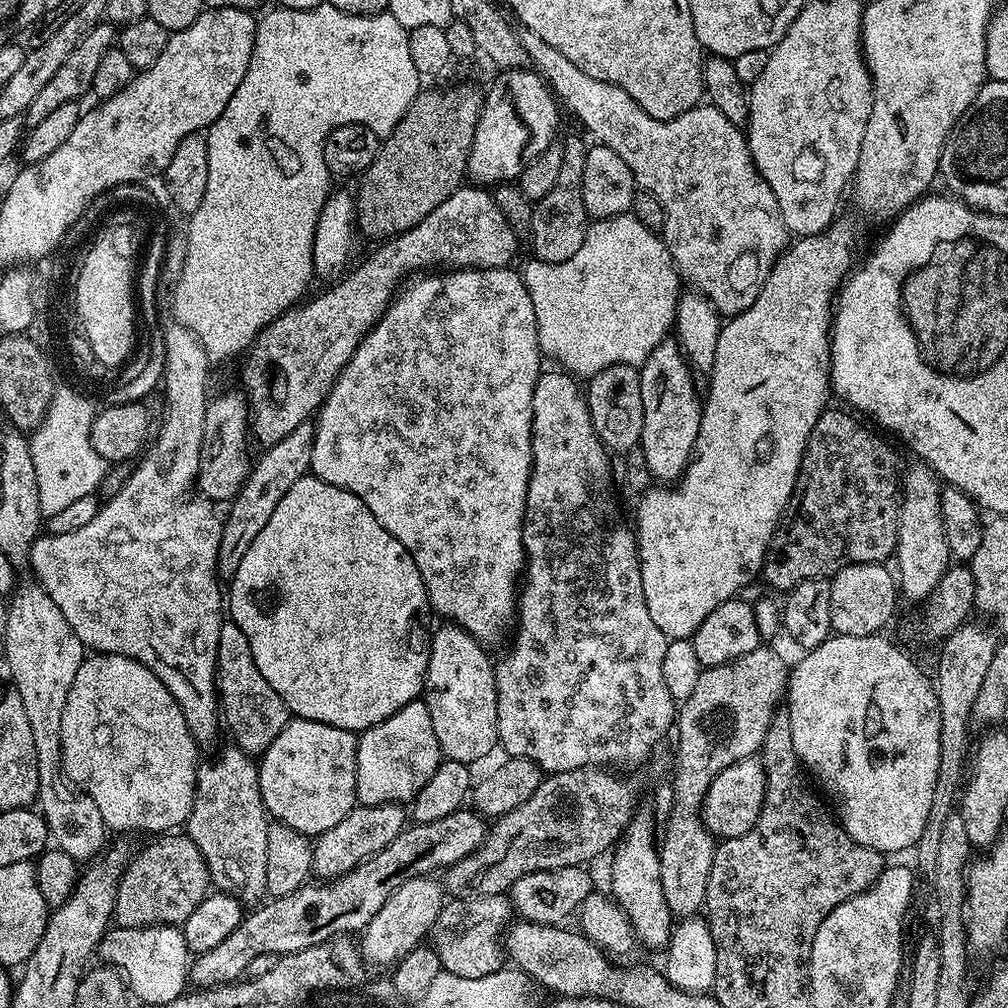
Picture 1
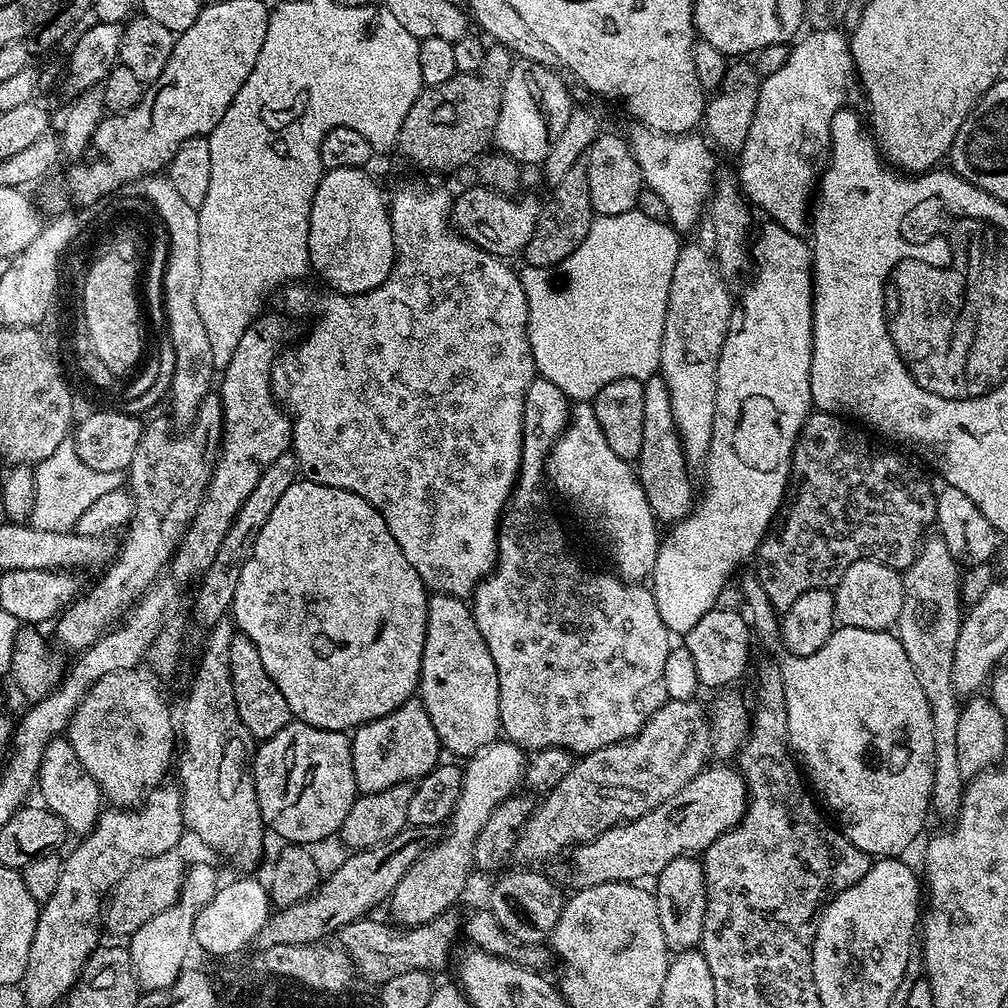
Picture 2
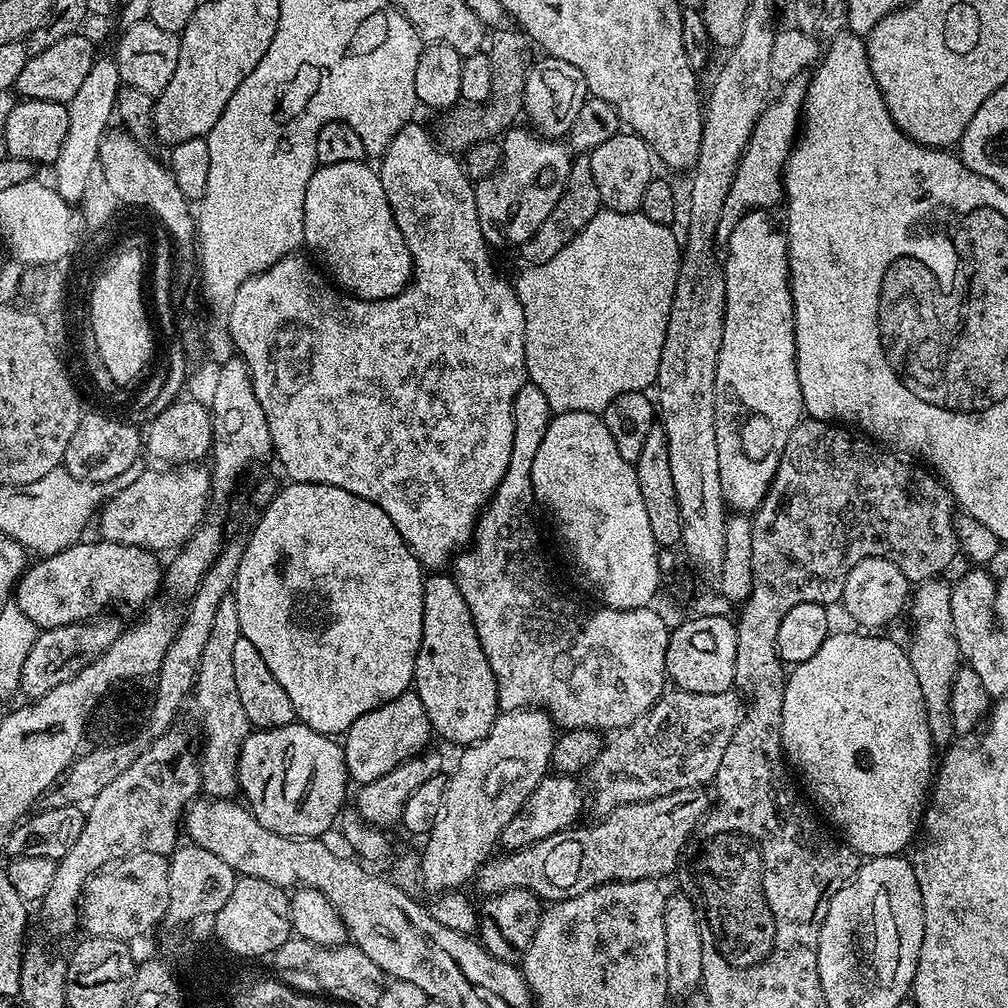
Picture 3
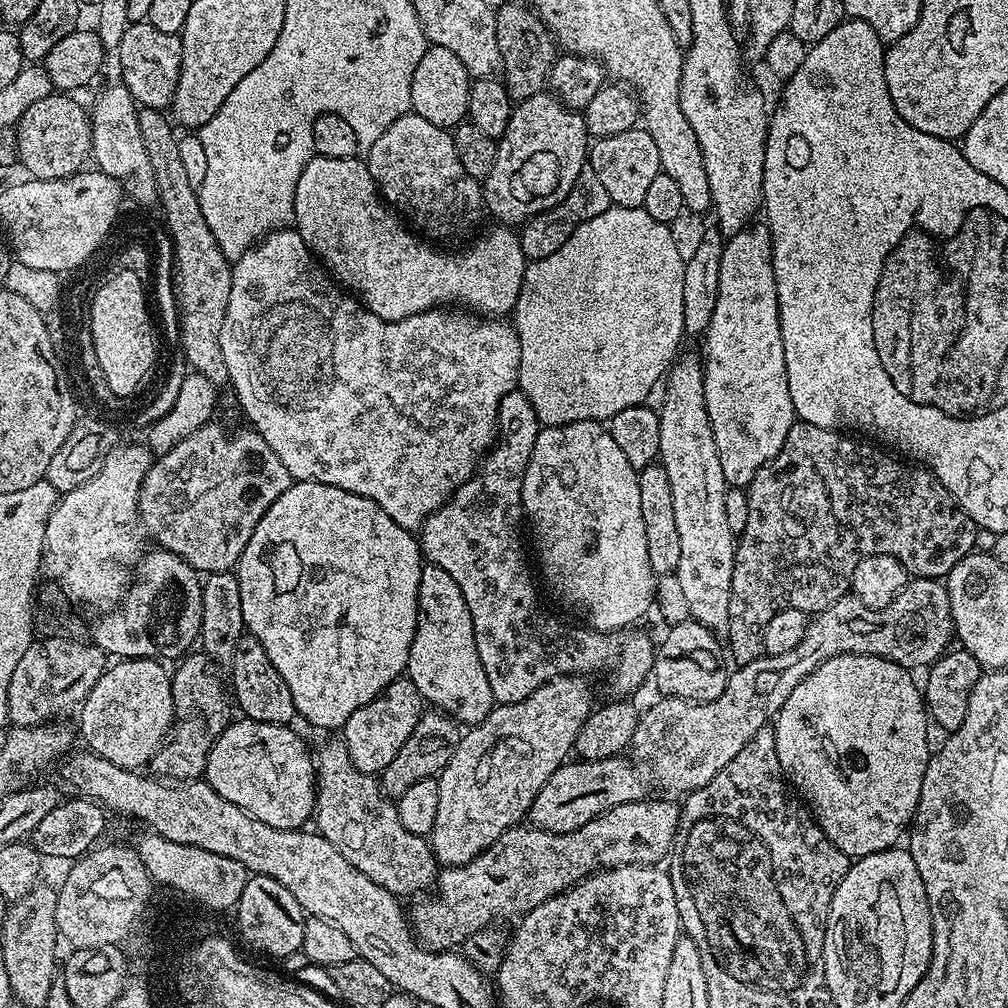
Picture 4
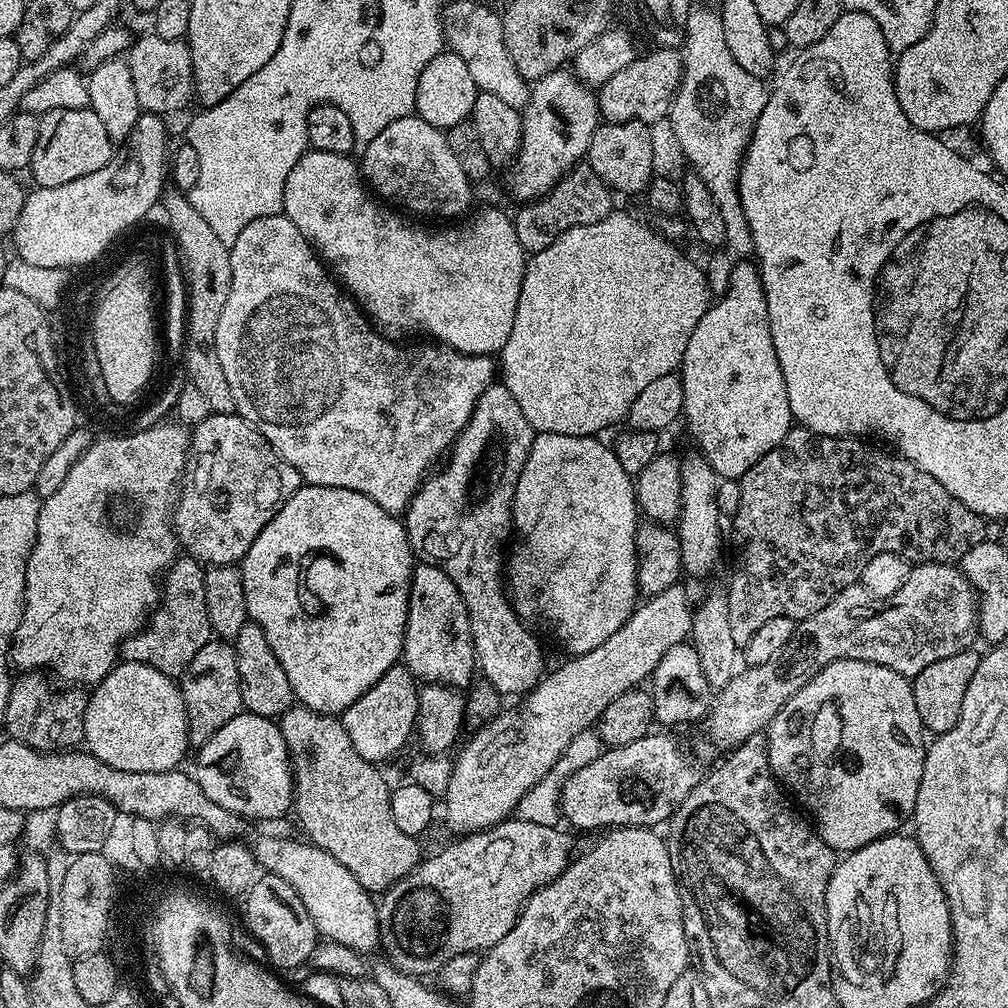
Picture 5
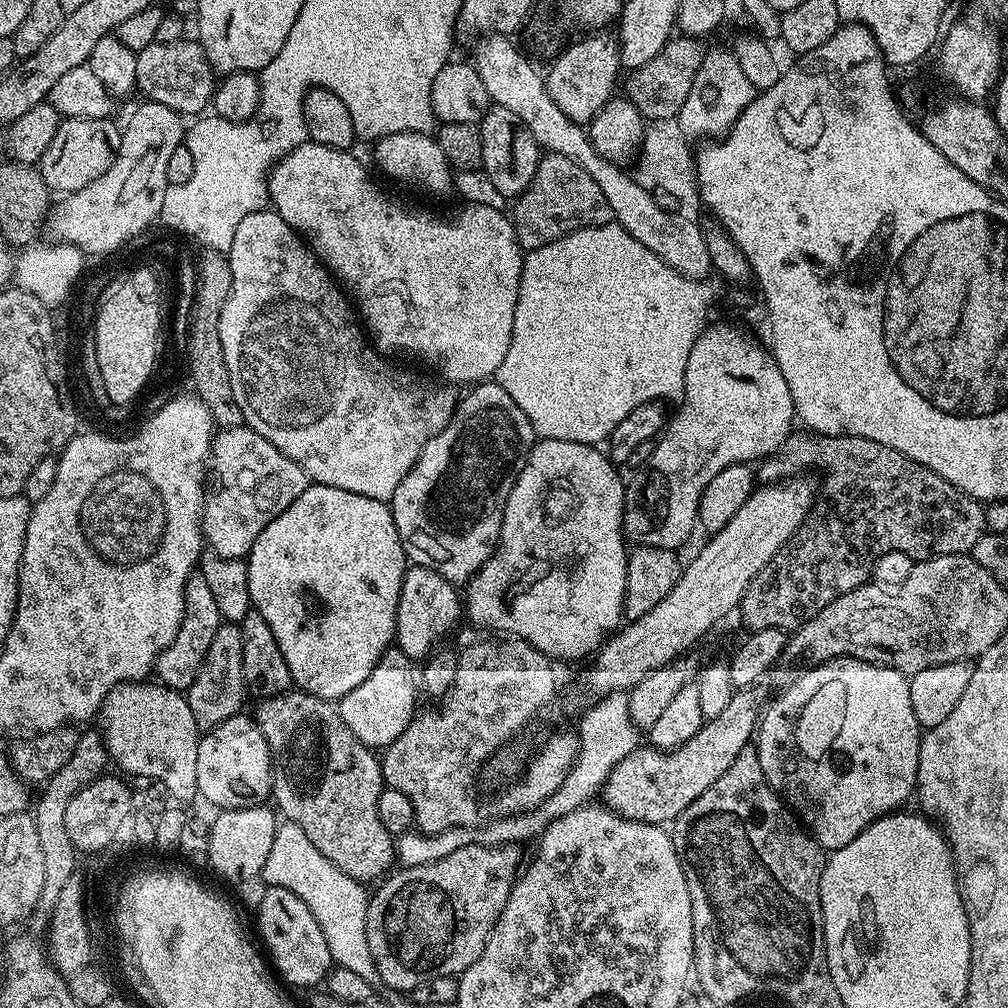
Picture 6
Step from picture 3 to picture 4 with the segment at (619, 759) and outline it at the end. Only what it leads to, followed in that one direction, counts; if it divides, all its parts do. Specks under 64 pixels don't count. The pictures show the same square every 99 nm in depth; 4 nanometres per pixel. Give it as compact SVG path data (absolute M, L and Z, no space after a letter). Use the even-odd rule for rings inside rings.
M912 578L885 608L871 608L851 594L838 598L826 610L815 613L807 621L804 637L794 650L786 650L786 654L774 654L773 656L760 655L754 662L741 664L729 675L726 682L726 690L718 694L713 700L683 700L673 696L665 696L657 699L657 704L652 704L648 709L640 712L640 721L634 730L634 738L630 745L630 756L633 761L645 773L649 772L654 779L660 780L664 788L672 792L687 794L706 786L758 730L762 730L779 712L780 707L790 698L794 686L802 682L822 662L826 662L834 656L842 654L862 654L863 656L881 656L890 662L902 665L903 668L916 670L919 664L930 666L935 660L940 659L949 651L954 640L952 626L952 611L950 610L950 594L947 583L936 578Z

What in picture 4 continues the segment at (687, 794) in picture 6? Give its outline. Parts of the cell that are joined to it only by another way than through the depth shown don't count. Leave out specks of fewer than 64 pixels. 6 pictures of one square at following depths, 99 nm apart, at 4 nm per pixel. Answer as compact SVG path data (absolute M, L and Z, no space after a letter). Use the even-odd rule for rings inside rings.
M623 755L605 760L577 759L576 764L572 763L566 762L554 770L554 774L546 778L546 786L538 790L538 798L534 798L527 814L531 827L547 832L573 832L578 830L578 826L586 826L586 822L598 818L614 806L645 799L641 773L637 765Z

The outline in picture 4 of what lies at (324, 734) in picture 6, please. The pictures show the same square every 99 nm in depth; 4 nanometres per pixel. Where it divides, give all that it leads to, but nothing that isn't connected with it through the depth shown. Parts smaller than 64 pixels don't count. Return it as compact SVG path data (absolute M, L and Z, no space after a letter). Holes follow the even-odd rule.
M336 738L329 744L324 744L314 752L316 762L316 810L314 813L314 828L320 833L350 866L362 870L370 882L378 882L386 891L397 898L412 896L415 892L424 892L428 887L435 885L437 873L428 872L428 868L437 867L436 856L432 852L431 843L418 834L410 834L406 826L402 826L398 819L398 810L395 803L384 795L380 788L379 779L371 772L358 770L354 762L350 762L350 754L346 750L343 739Z

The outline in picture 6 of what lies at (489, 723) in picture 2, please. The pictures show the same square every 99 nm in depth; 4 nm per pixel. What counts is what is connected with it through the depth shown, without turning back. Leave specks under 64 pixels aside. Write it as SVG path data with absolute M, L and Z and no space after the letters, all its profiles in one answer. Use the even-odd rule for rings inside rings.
M412 566L405 571L396 611L394 644L413 662L423 661L443 641L440 639L462 620L462 596L456 592L459 592L457 585L442 578L442 574L432 568Z

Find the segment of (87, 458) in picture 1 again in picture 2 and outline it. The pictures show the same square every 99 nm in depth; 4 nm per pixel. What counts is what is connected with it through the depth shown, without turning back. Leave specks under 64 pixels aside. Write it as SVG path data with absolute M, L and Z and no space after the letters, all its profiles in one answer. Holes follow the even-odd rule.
M66 443L41 464L35 465L36 497L32 507L30 523L38 530L51 532L71 532L76 527L78 518L86 514L86 509L102 494L110 494L110 490L124 488L126 476L123 472L99 472L86 466L82 458L78 458L75 444Z

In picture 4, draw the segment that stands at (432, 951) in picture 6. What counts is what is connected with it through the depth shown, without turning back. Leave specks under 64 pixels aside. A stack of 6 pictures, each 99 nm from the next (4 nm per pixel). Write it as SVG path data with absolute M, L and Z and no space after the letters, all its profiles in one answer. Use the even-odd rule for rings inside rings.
M645 798L614 806L598 818L586 822L586 826L578 826L578 830L573 832L547 832L531 826L517 826L506 830L502 838L495 840L488 849L470 862L453 868L445 867L439 873L440 896L422 901L410 912L410 927L423 947L433 952L442 952L459 945L480 928L504 922L500 920L506 919L507 916L523 917L525 912L542 906L542 902L554 898L567 888L573 888L577 882L598 871L631 864L655 865L664 855L665 859L673 851L682 828L680 809L679 803L671 804L668 800Z

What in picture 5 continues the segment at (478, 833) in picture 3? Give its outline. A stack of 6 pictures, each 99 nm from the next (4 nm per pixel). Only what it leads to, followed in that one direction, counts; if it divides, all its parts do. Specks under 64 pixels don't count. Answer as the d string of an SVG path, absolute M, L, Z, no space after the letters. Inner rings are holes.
M678 583L666 590L662 590L662 594L647 597L643 603L632 609L632 617L618 630L614 630L614 634L610 634L610 638L606 638L606 642L602 642L602 646L594 646L594 650L590 650L586 654L568 658L568 661L557 672L552 672L549 676L547 673L540 683L517 703L521 703L517 708L512 708L509 712L507 710L501 711L483 726L477 727L480 729L473 734L472 741L461 750L460 757L455 757L452 777L448 783L448 789L446 789L442 797L442 816L444 812L445 822L456 831L456 834L482 832L486 828L492 828L495 824L501 824L502 821L509 819L515 813L518 802L522 802L522 794L526 794L526 790L533 788L552 769L554 762L558 762L558 758L562 758L562 750L566 750L566 746L570 746L570 742L574 742L574 738L578 738L578 734L589 731L599 721L602 710L606 710L606 706L610 706L610 702L614 702L614 698L626 694L631 688L643 685L651 677L652 671L658 666L658 662L662 662L662 654L666 654L666 650L670 650L670 646L683 644L691 637L694 600L688 597L688 592L684 587L683 583Z

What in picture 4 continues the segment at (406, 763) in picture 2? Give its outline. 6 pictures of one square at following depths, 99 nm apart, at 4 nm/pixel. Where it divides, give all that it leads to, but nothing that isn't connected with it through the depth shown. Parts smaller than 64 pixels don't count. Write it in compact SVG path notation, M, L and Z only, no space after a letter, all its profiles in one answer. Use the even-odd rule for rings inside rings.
M407 678L390 682L386 690L366 706L354 710L342 729L342 739L350 754L350 762L358 766L358 770L379 774L398 755L398 750L406 743L406 738L414 734L414 726L418 726L418 718L426 710L426 701L421 696L418 686Z

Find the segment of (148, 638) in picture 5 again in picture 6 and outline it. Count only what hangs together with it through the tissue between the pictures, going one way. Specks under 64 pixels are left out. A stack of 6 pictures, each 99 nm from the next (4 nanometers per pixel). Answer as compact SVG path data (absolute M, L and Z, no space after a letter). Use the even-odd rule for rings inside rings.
M198 574L192 575L186 582L184 591L184 621L174 642L170 642L170 646L166 646L166 650L162 650L162 654L158 654L154 669L155 679L176 692L187 693L206 658L206 652L210 650L210 642L213 641L220 623L222 621L218 602L214 602L214 594L210 591L206 578L202 578Z

